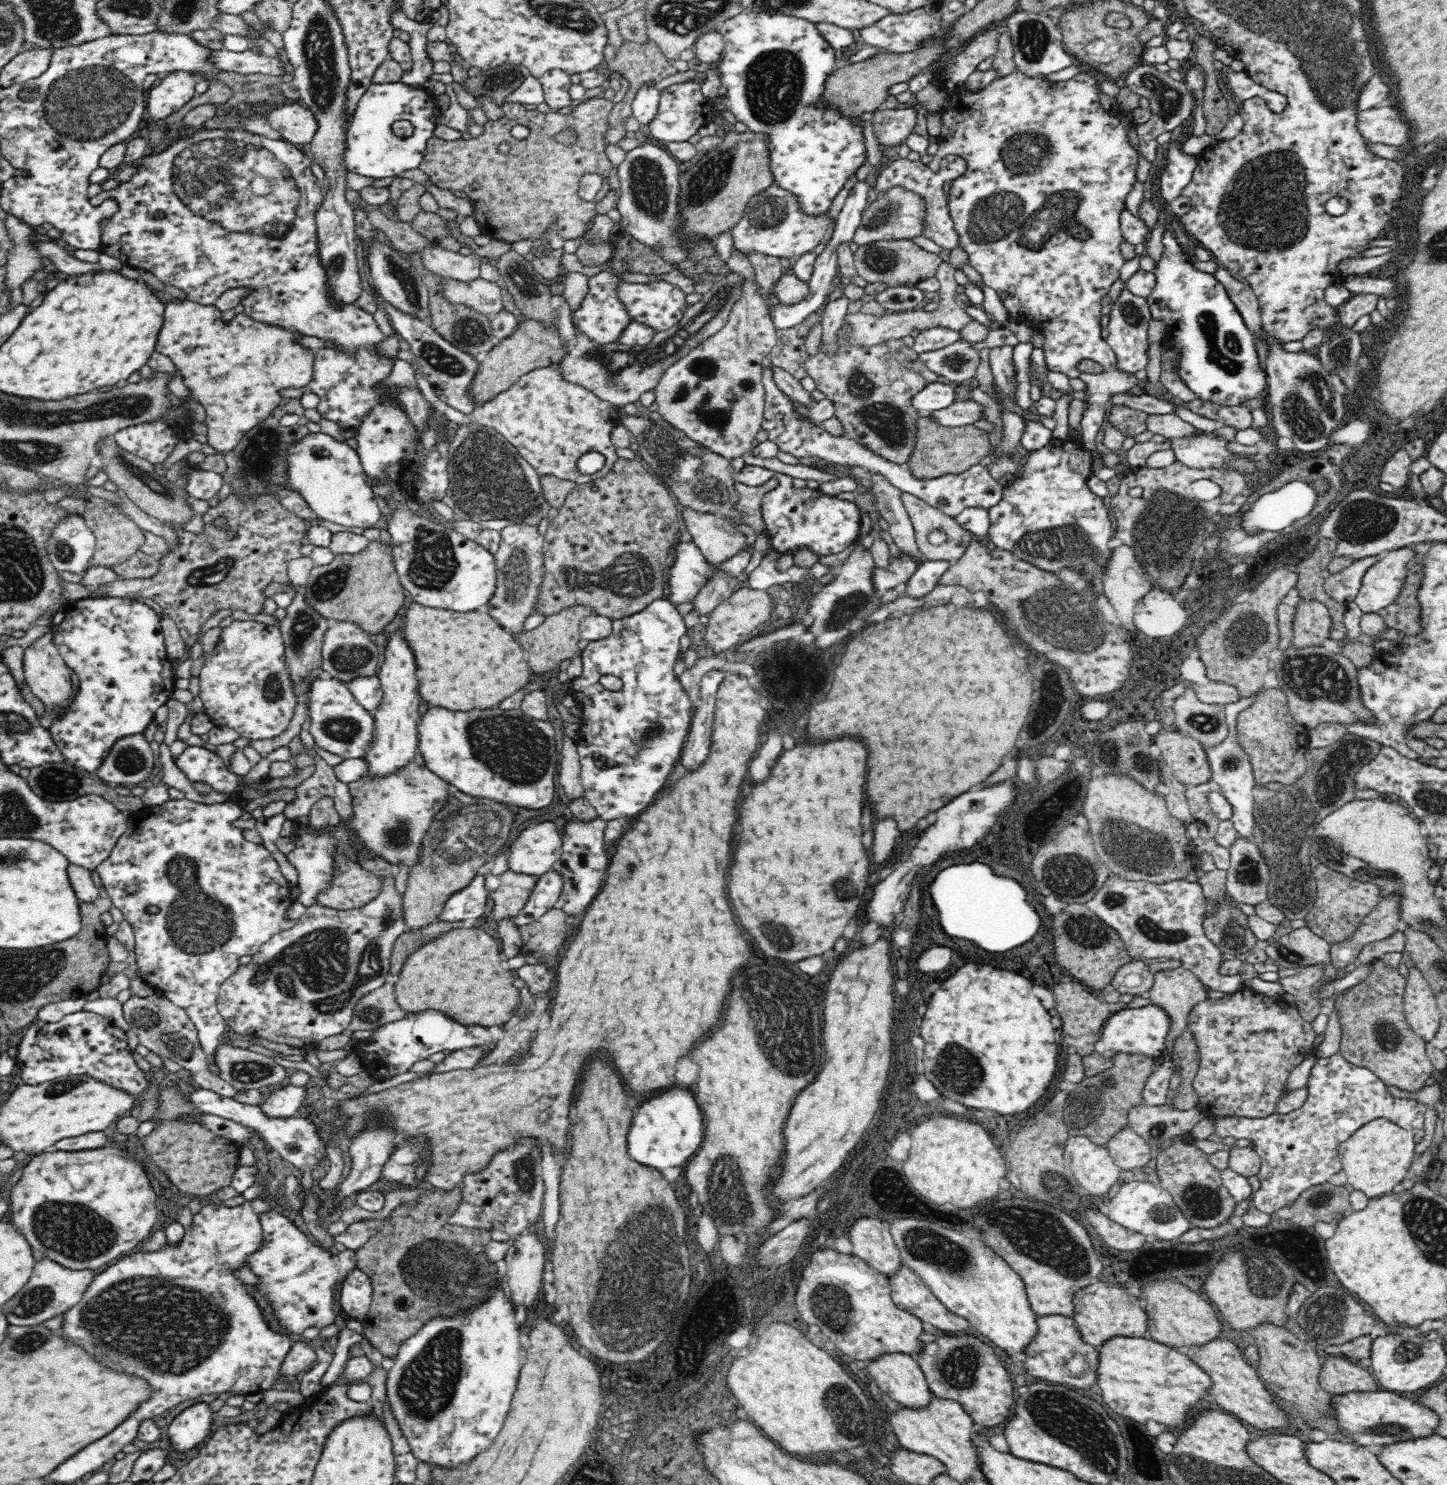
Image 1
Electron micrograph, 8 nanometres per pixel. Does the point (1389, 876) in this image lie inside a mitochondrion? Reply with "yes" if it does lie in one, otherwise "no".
yes

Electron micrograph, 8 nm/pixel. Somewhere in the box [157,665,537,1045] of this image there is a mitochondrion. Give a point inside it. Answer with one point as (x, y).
(321, 962)

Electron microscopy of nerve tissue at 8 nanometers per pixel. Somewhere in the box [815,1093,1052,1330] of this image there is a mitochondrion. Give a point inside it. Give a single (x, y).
(922, 1242)

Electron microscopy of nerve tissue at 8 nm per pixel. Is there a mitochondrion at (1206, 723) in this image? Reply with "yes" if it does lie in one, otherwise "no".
yes

